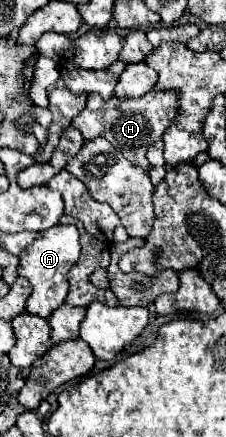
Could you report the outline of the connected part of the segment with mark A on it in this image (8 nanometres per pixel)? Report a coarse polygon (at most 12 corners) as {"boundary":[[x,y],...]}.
{"boundary":[[54,225],[20,253],[32,293],[26,311],[48,319],[80,257],[76,225]]}

